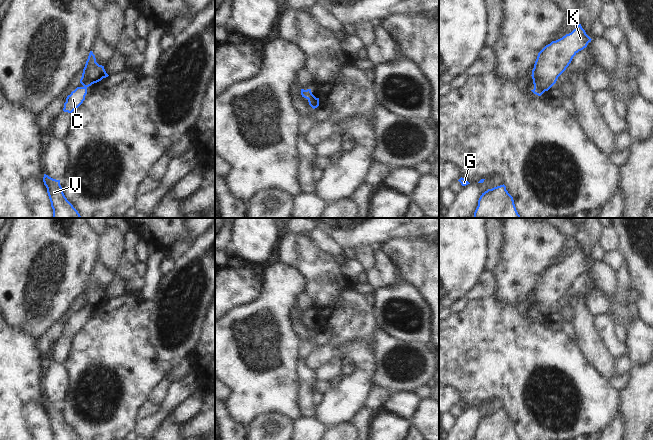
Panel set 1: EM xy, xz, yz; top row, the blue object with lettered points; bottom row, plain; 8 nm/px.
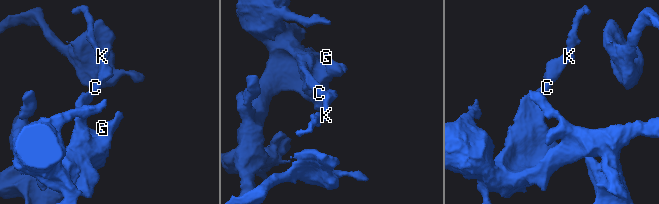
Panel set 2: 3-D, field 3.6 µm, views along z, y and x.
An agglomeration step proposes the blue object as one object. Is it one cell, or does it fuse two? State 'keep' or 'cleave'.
keep

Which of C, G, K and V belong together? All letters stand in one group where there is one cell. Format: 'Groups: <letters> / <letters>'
Groups: C G K V

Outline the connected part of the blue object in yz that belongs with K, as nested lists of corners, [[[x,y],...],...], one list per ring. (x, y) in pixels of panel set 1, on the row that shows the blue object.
[[[578,23],[571,33],[546,45],[538,53],[532,70],[534,89],[531,91],[538,96],[548,91],[569,66],[573,57],[586,48],[591,40]]]

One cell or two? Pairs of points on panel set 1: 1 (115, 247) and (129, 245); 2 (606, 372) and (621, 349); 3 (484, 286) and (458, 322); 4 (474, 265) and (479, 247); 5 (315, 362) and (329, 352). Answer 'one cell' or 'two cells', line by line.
1: two cells
2: two cells
3: two cells
4: one cell
5: one cell

